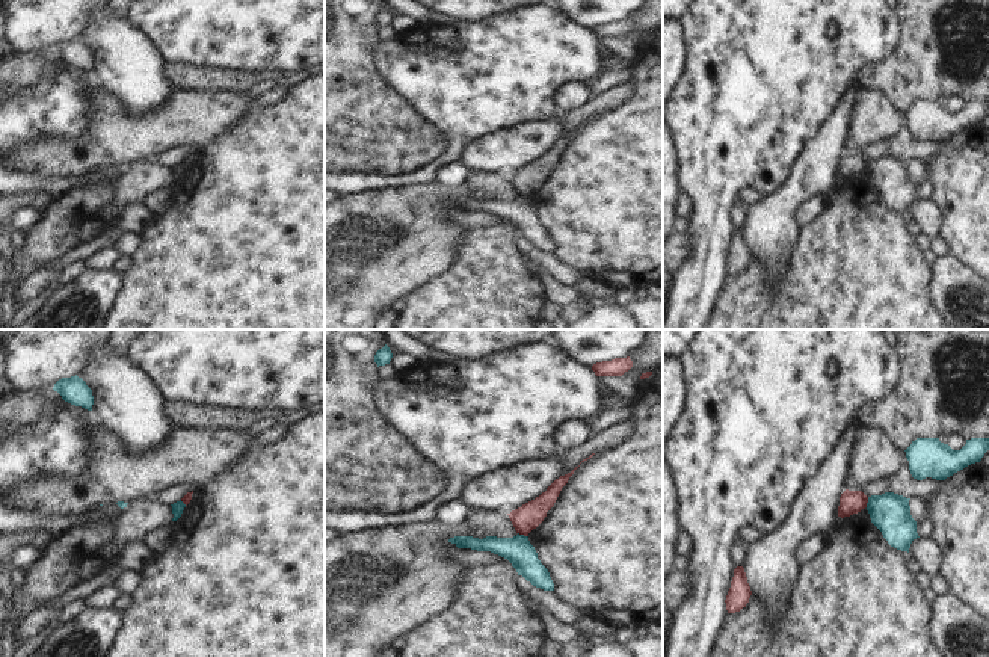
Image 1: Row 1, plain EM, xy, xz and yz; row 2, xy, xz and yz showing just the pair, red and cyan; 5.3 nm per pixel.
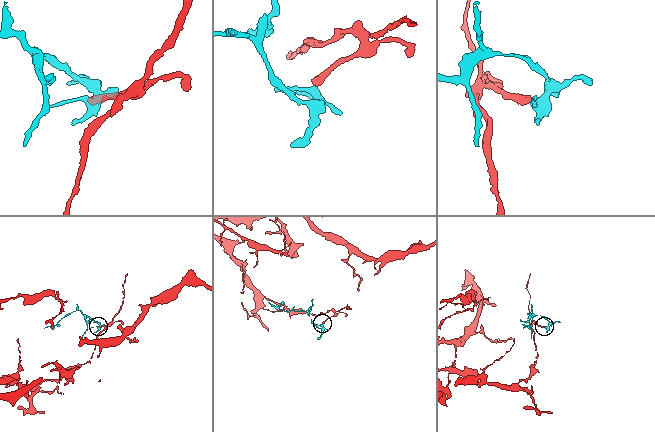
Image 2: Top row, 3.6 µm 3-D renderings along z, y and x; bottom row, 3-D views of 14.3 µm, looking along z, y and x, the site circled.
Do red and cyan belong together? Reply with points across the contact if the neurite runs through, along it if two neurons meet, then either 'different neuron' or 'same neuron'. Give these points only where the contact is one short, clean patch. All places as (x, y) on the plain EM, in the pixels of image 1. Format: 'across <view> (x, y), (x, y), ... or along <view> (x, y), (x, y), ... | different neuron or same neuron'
along xz (518, 194), (527, 198) | different neuron

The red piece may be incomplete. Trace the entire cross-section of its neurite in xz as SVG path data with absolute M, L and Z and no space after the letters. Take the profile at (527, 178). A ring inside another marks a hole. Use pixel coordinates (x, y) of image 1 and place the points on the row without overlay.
M575 128L571 134L556 140L547 150L547 153L535 162L507 175L516 195L528 198L528 195L544 183L547 174L554 168L562 150L568 145L569 139L577 130L578 128Z

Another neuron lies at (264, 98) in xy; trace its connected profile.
M281 83L276 85L264 92L261 92L260 95L254 97L252 100L252 106L269 106L270 103L282 98L287 94L288 85L287 83Z

